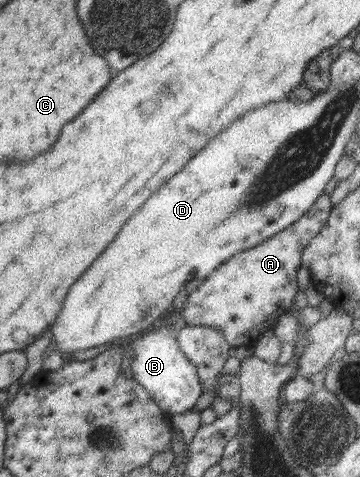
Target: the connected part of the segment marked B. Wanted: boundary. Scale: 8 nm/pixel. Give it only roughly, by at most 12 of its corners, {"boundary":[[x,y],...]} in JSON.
{"boundary":[[160,319],[128,338],[129,377],[179,414],[201,394],[196,366]]}

